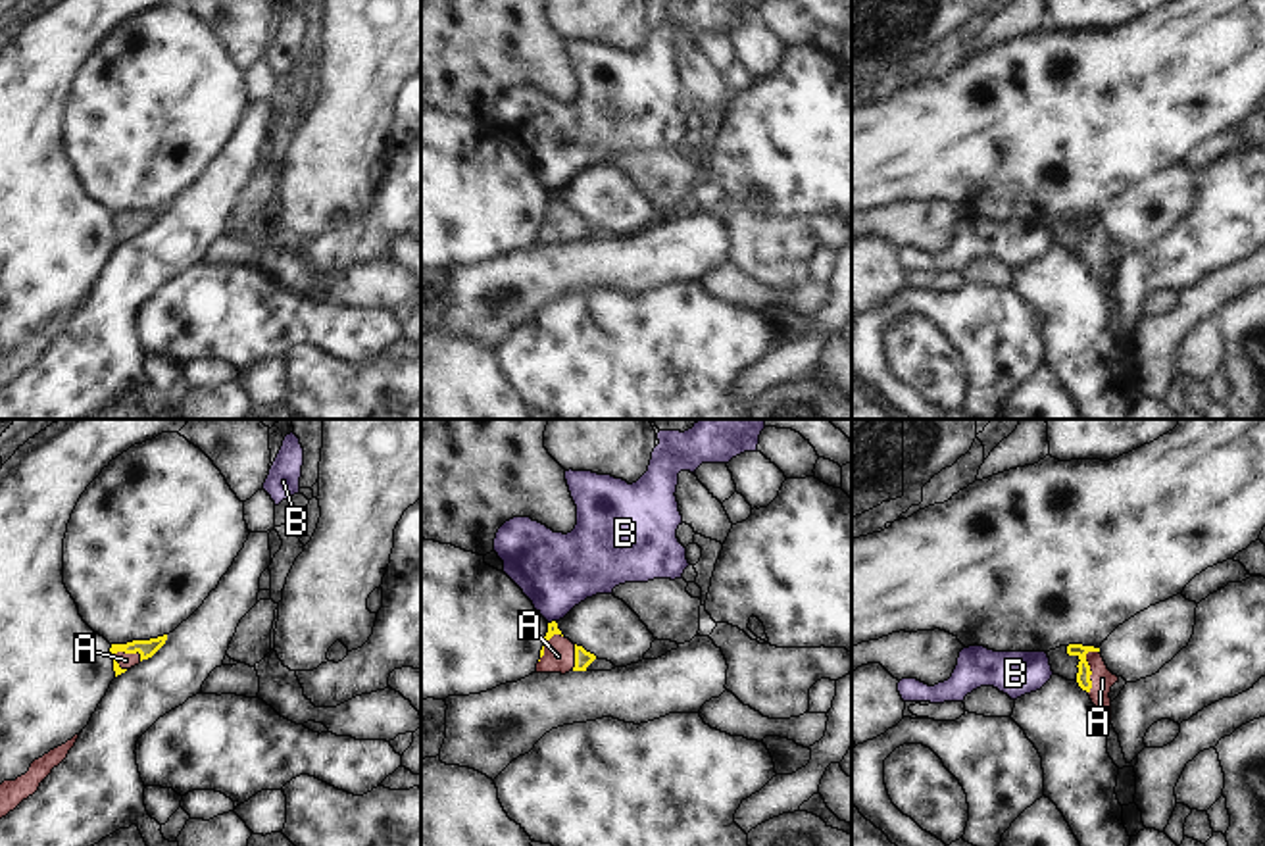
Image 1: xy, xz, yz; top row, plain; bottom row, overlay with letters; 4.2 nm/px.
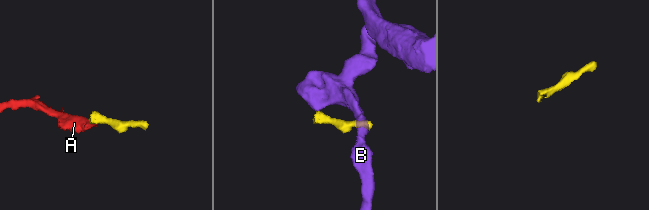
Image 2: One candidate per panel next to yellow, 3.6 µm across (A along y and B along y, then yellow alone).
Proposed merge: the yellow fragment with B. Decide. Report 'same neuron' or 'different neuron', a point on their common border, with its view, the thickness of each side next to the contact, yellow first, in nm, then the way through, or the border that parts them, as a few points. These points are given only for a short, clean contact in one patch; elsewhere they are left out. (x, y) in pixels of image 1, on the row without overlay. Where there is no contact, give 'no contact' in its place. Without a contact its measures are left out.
different neuron | xz (552, 191) | 50/320 nm | along xz (554, 189), (548, 193)

